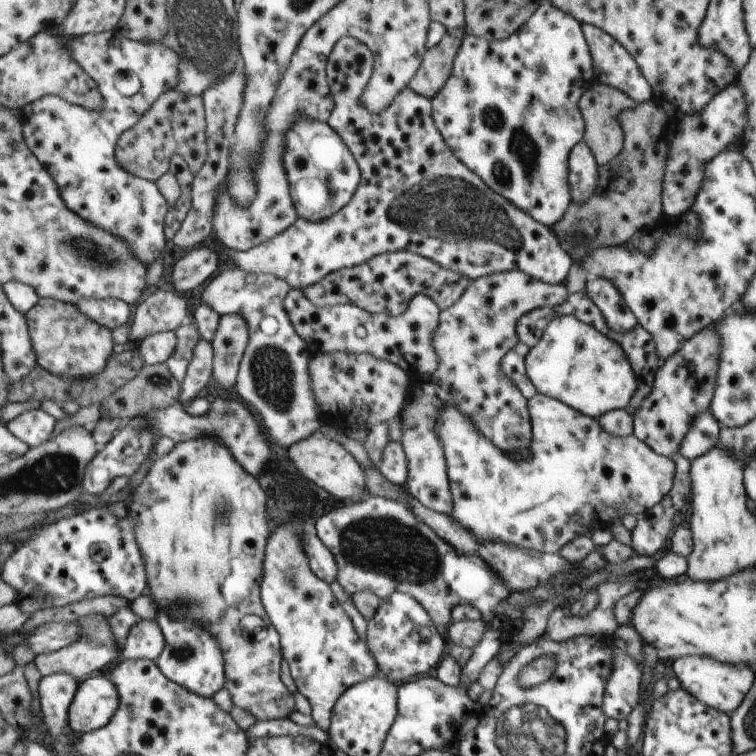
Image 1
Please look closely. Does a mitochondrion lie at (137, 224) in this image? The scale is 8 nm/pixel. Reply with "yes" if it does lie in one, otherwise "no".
yes

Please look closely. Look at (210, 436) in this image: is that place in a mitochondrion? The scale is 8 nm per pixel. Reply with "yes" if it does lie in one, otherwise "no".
no

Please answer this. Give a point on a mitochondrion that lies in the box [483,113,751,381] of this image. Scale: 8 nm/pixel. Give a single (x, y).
(518, 171)

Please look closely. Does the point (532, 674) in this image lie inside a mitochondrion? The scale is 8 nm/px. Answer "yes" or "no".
yes

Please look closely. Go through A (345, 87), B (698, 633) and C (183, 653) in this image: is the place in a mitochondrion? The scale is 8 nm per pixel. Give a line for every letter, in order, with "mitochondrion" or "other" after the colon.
A: other
B: other
C: mitochondrion

